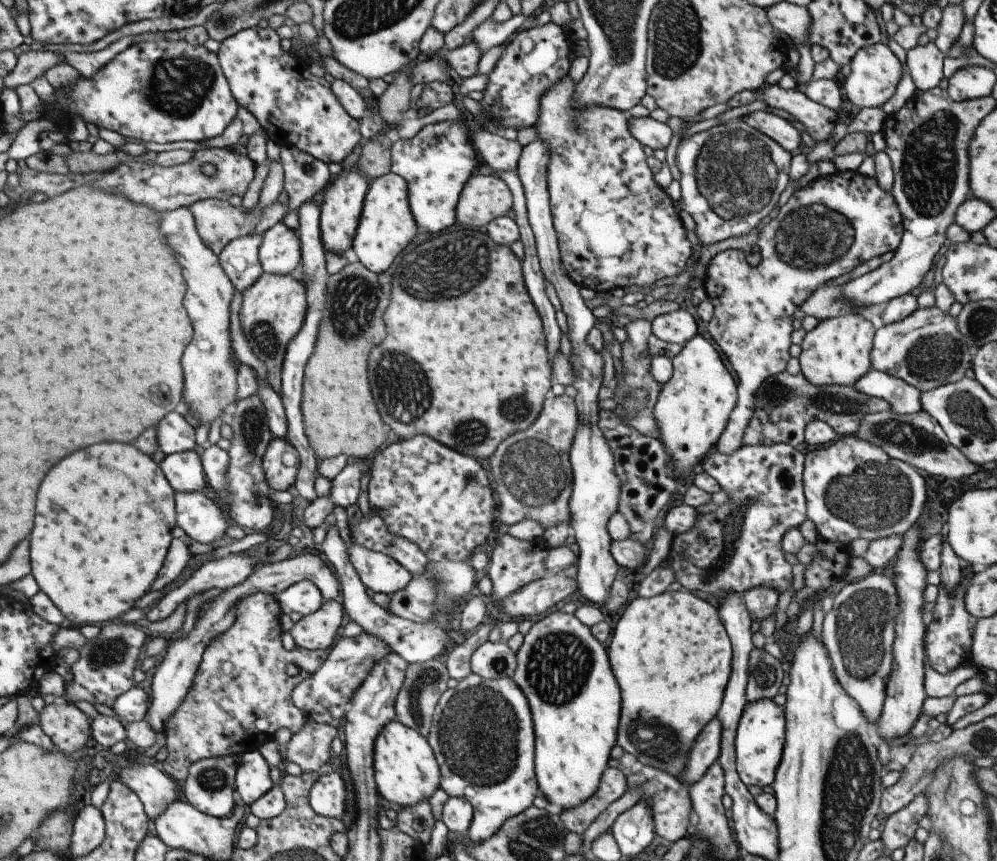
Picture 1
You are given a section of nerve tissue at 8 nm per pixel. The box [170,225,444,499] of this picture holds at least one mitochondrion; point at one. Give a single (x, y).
(397, 383)

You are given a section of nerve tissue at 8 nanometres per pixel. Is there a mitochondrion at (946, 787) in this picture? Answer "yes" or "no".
yes

